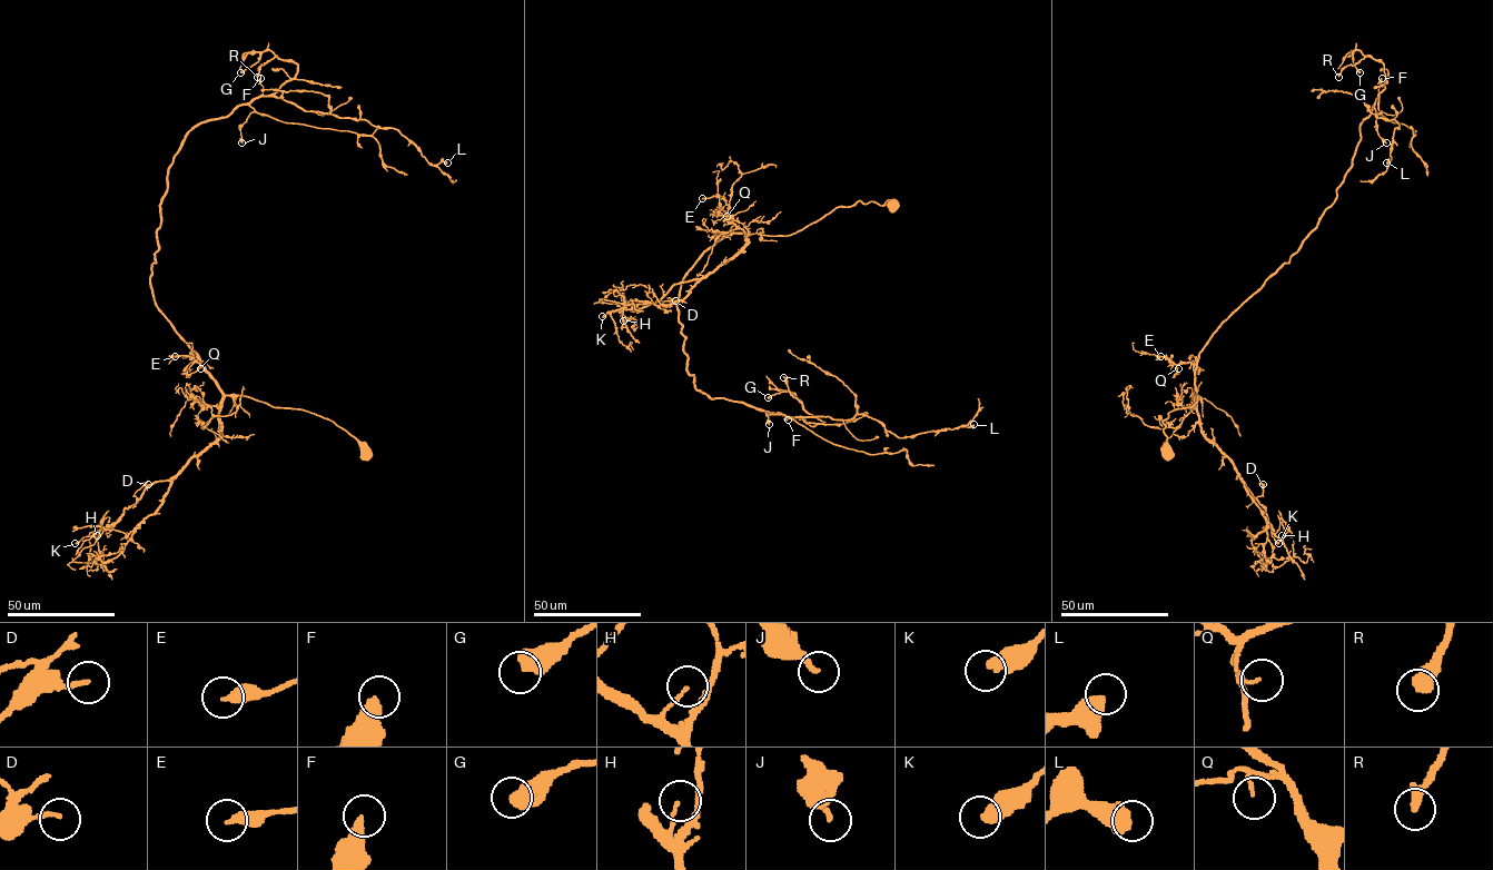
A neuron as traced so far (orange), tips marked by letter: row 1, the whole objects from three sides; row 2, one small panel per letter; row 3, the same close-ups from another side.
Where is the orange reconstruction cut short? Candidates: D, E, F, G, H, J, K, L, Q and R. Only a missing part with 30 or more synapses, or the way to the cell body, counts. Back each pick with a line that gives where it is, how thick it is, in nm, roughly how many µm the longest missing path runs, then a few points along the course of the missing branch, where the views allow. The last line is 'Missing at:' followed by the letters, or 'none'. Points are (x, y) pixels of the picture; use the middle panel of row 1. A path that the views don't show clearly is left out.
R: (783, 377) | 420 nm | 15 µm | (783, 377), (778, 367), (765, 363)
Missing at: R

